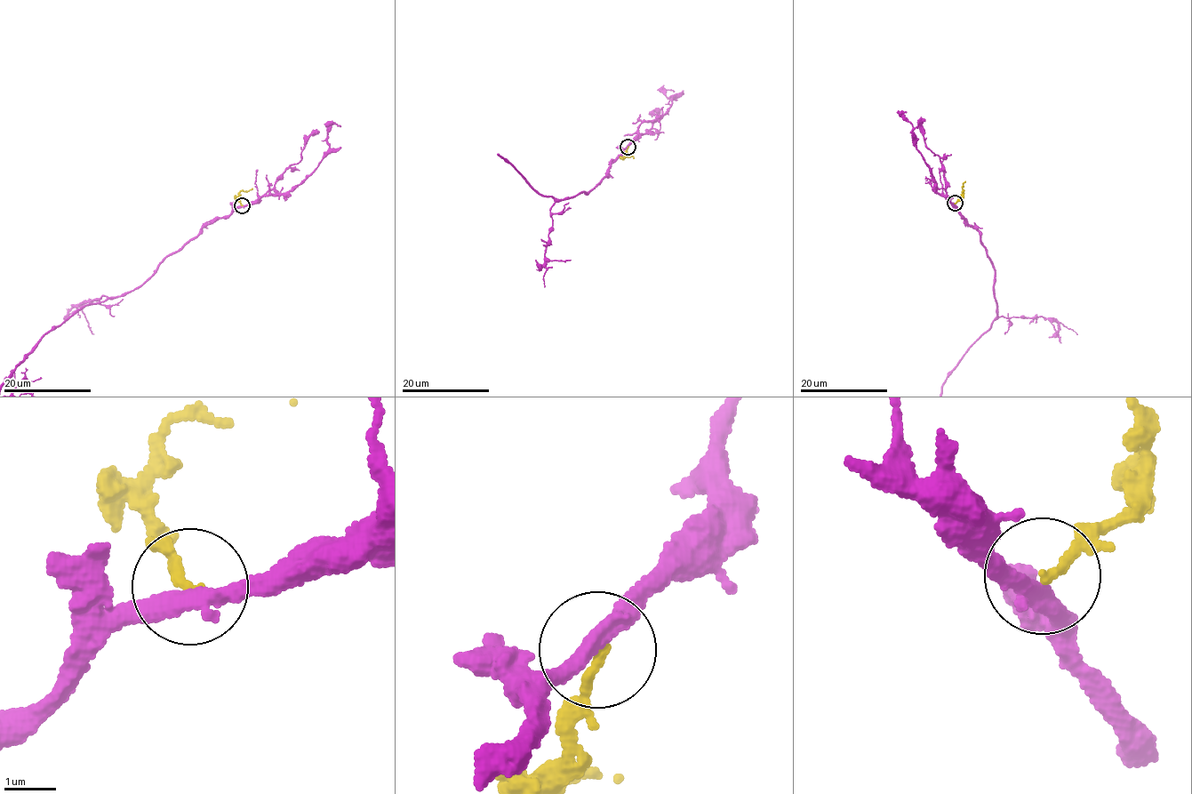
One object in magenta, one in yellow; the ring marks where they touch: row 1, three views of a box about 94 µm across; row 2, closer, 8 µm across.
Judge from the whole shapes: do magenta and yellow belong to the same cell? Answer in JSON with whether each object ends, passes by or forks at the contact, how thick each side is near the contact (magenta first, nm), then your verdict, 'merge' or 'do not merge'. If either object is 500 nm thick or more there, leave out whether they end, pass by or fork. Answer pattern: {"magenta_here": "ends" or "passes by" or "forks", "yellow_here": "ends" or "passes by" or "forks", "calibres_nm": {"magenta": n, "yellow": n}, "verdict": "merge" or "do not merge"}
{"magenta_here": "passes by", "yellow_here": "ends", "calibres_nm": {"magenta": 320, "yellow": 180}, "verdict": "do not merge"}

